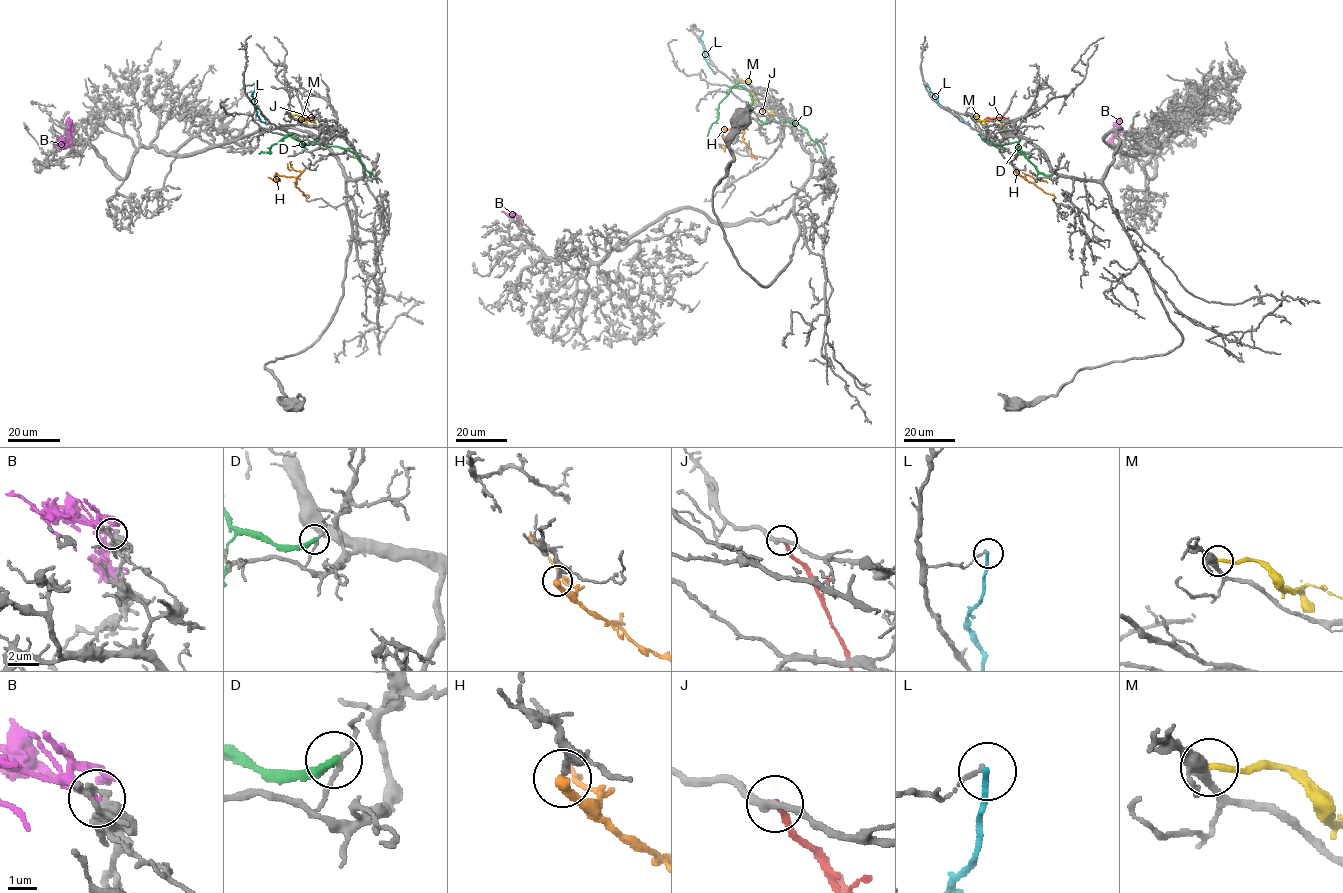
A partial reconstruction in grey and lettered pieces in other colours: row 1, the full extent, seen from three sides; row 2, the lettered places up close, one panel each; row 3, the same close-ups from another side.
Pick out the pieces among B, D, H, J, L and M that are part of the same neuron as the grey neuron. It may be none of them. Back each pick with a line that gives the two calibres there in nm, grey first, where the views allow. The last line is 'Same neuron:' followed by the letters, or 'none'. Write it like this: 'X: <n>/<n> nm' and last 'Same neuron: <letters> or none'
H: 150/380 nm
Same neuron: H

